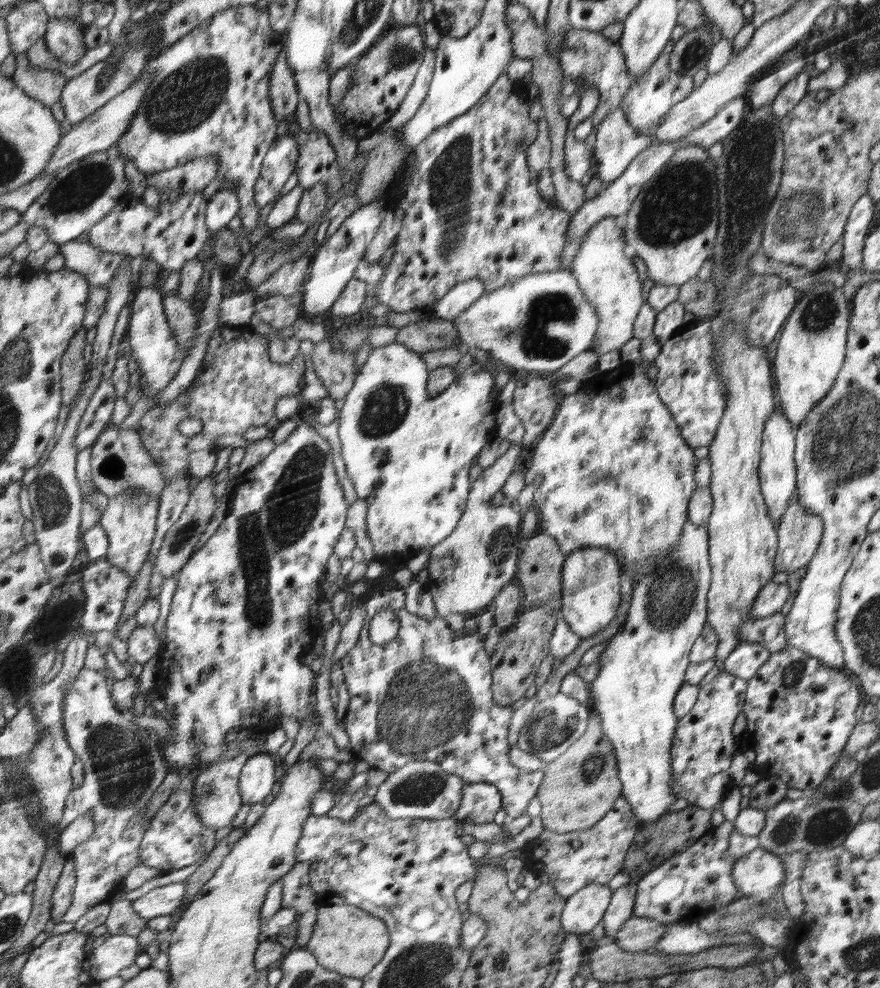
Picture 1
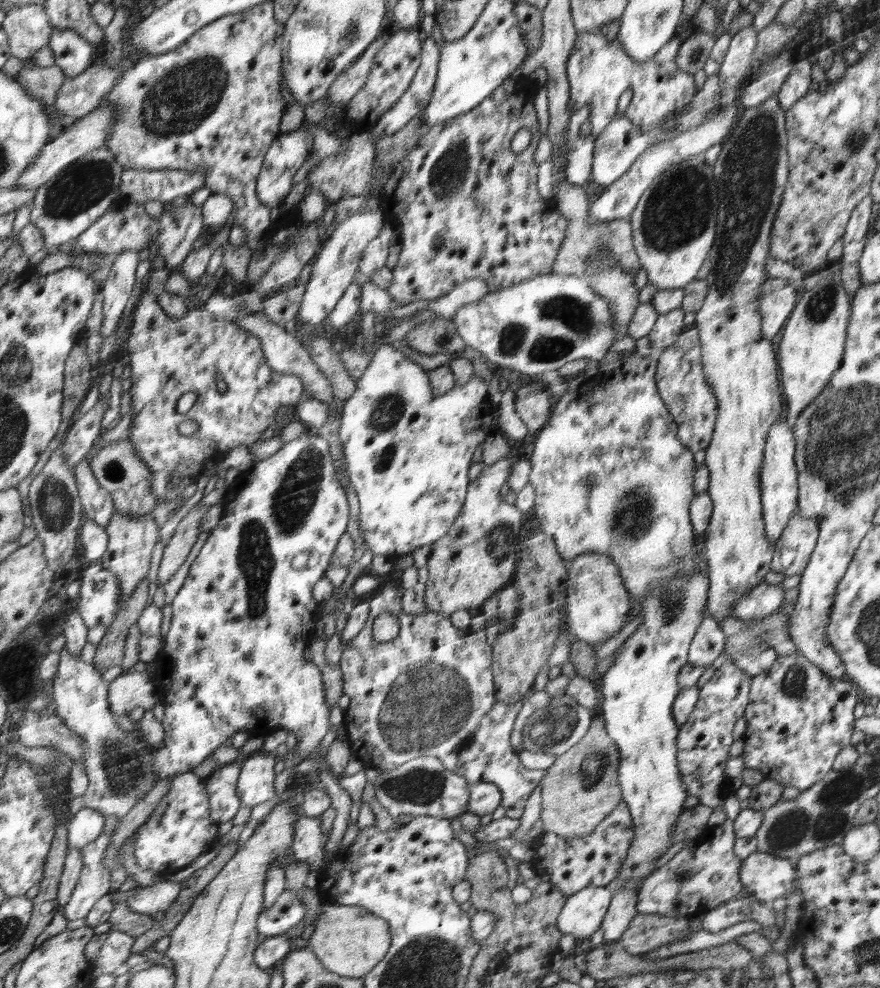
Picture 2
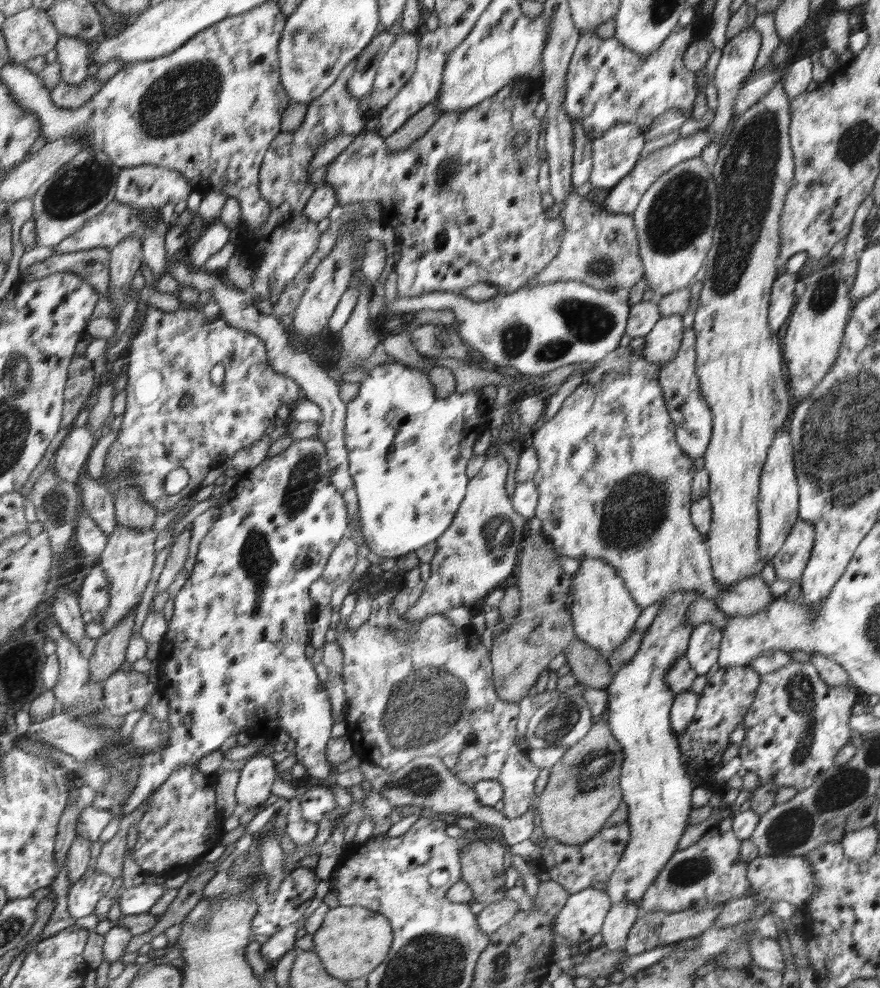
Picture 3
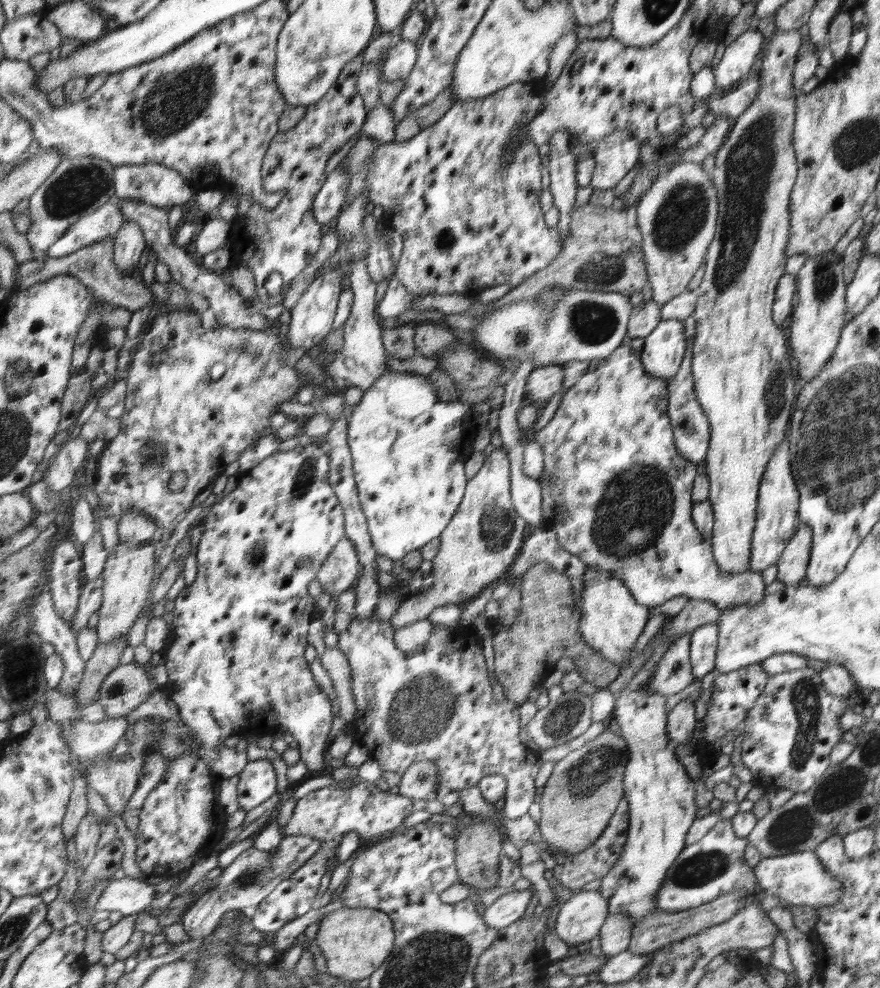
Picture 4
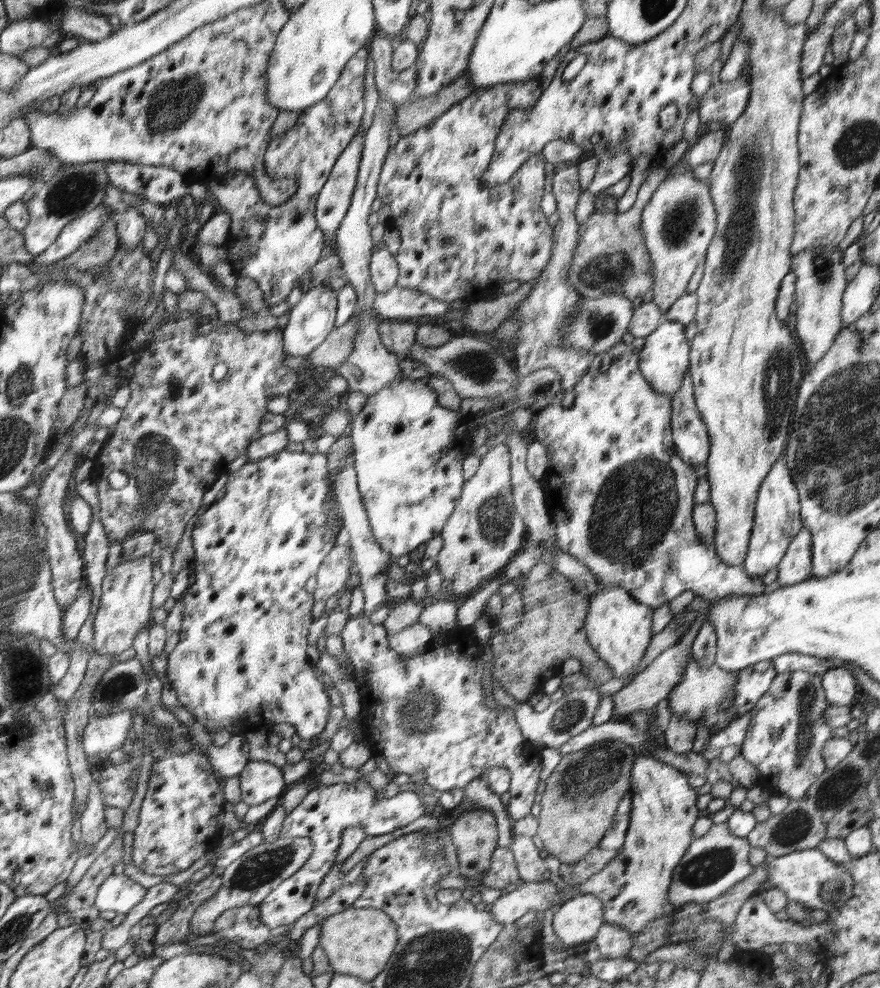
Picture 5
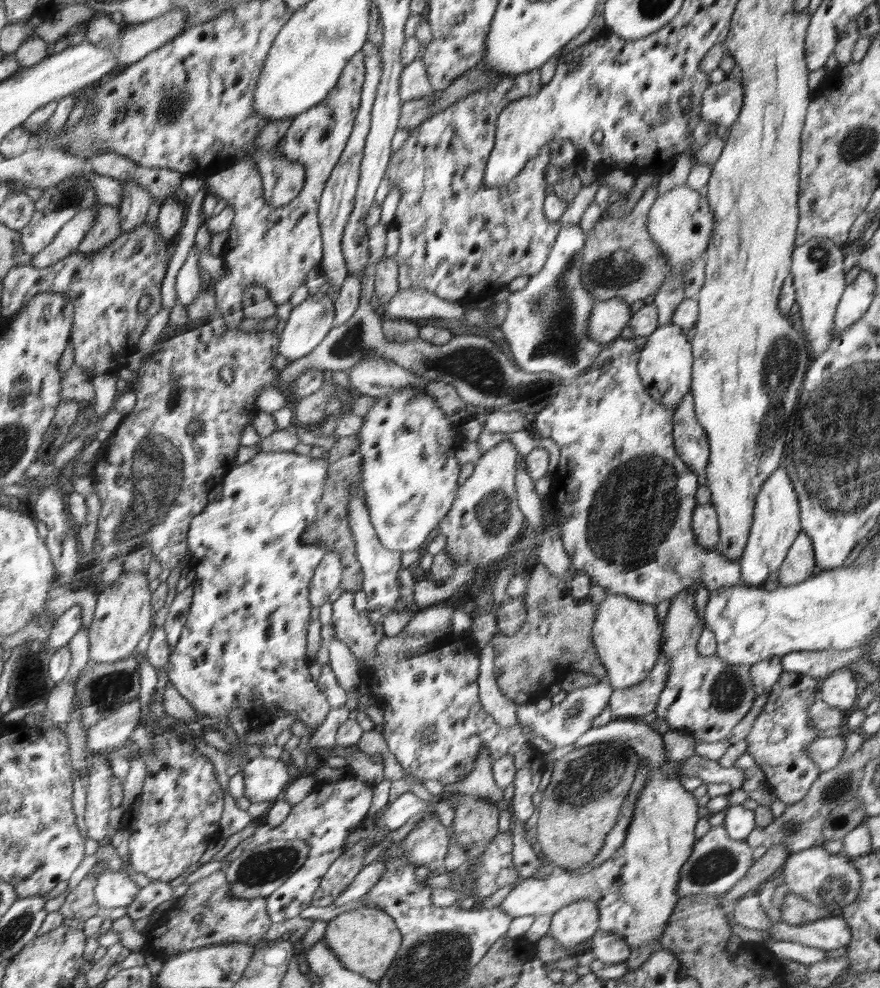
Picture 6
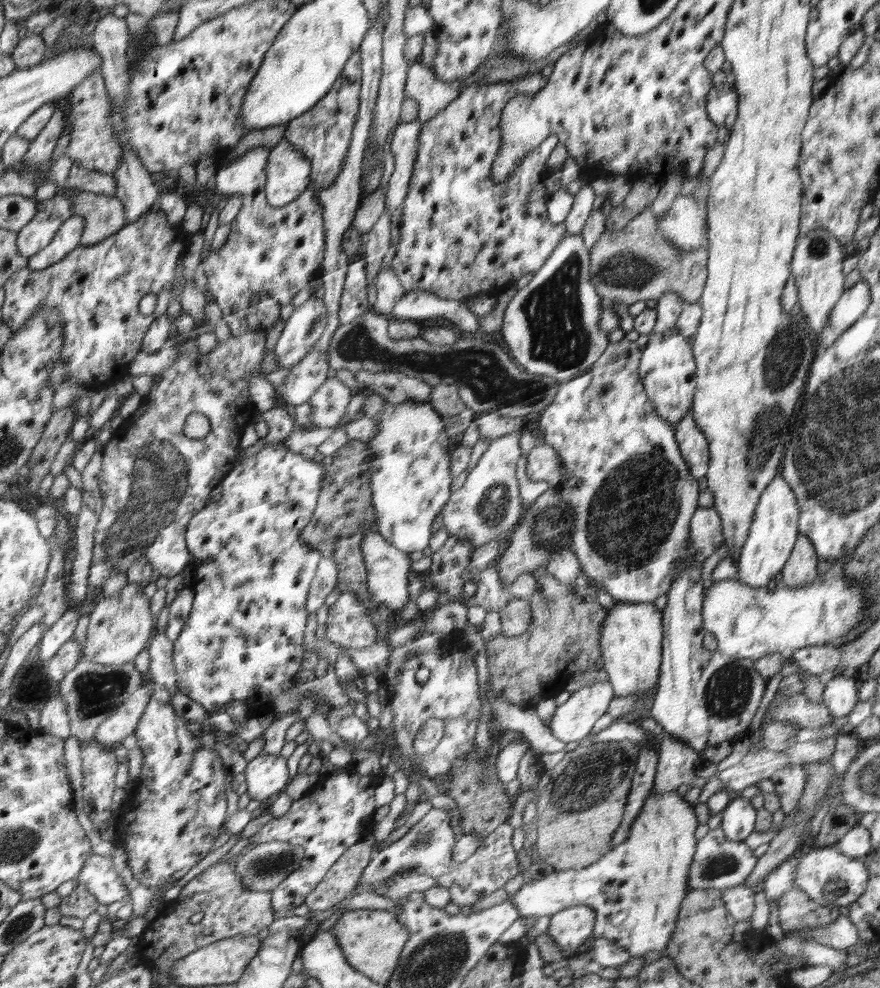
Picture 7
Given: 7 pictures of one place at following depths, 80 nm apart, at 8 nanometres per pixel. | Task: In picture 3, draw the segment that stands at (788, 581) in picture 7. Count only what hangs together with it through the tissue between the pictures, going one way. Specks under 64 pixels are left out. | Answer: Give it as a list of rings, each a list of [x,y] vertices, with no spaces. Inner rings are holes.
[[[800,518],[794,523],[781,551],[771,559],[777,578],[793,581],[800,579],[812,558],[814,544],[816,544],[814,525]]]

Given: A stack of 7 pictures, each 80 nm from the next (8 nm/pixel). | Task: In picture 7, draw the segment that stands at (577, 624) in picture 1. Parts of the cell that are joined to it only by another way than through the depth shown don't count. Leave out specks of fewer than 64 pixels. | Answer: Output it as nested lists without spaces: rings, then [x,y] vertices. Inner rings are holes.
[[[618,601],[607,609],[608,615],[601,630],[601,657],[607,681],[613,687],[614,696],[648,696],[657,688],[661,672],[661,652],[664,650],[664,613],[653,603]]]

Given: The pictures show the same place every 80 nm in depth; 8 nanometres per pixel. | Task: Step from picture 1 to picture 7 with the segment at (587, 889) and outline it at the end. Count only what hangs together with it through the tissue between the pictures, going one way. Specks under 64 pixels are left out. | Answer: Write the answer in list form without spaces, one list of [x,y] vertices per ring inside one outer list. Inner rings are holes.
[[[576,905],[553,915],[547,933],[560,950],[570,955],[570,948],[578,948],[592,934],[597,914],[590,906]]]

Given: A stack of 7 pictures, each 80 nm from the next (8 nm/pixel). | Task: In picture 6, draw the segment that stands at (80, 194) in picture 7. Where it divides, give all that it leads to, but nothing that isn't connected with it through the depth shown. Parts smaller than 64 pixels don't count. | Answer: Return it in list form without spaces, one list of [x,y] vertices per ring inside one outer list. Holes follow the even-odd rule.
[[[100,200],[90,210],[98,208],[98,217],[94,228],[87,234],[86,240],[77,250],[81,254],[97,254],[112,244],[120,234],[120,208],[112,204],[103,204]]]

